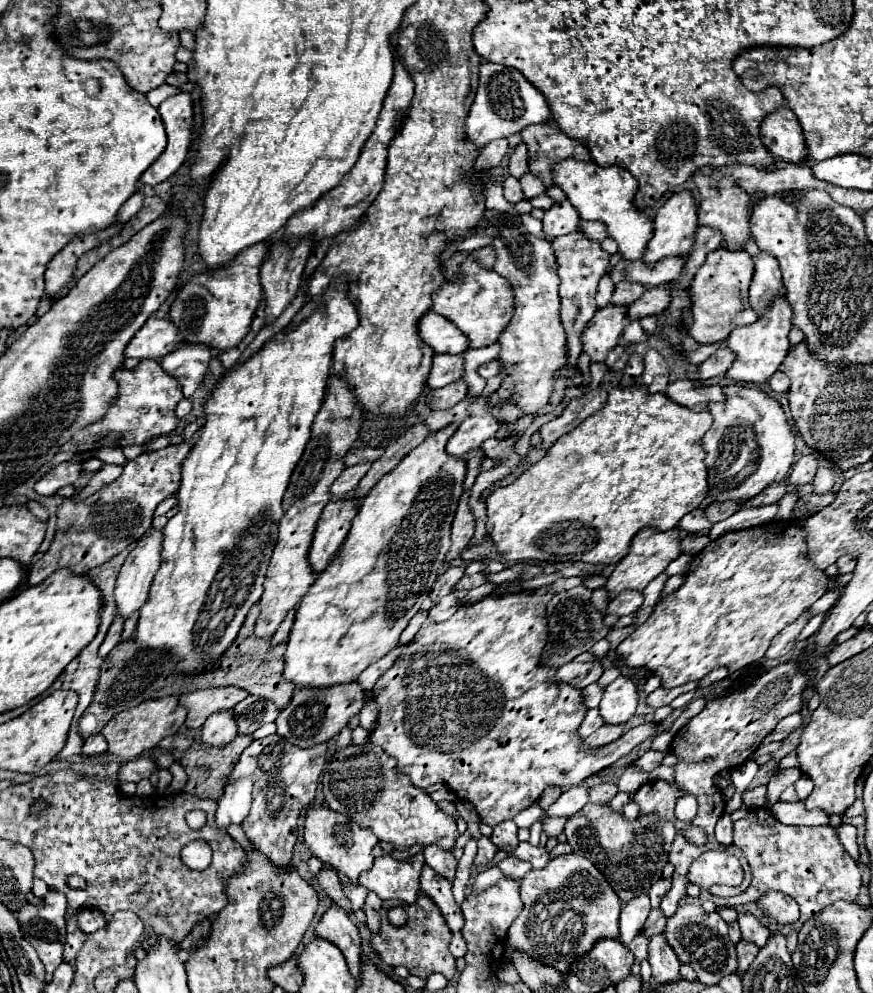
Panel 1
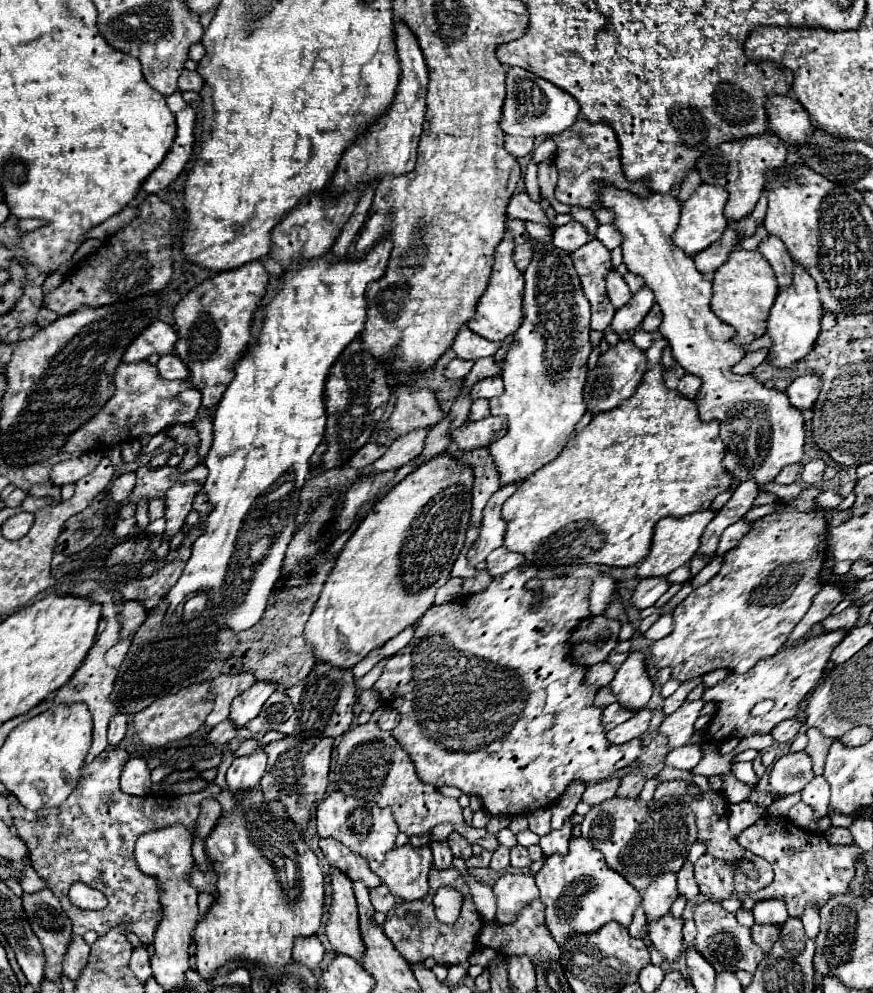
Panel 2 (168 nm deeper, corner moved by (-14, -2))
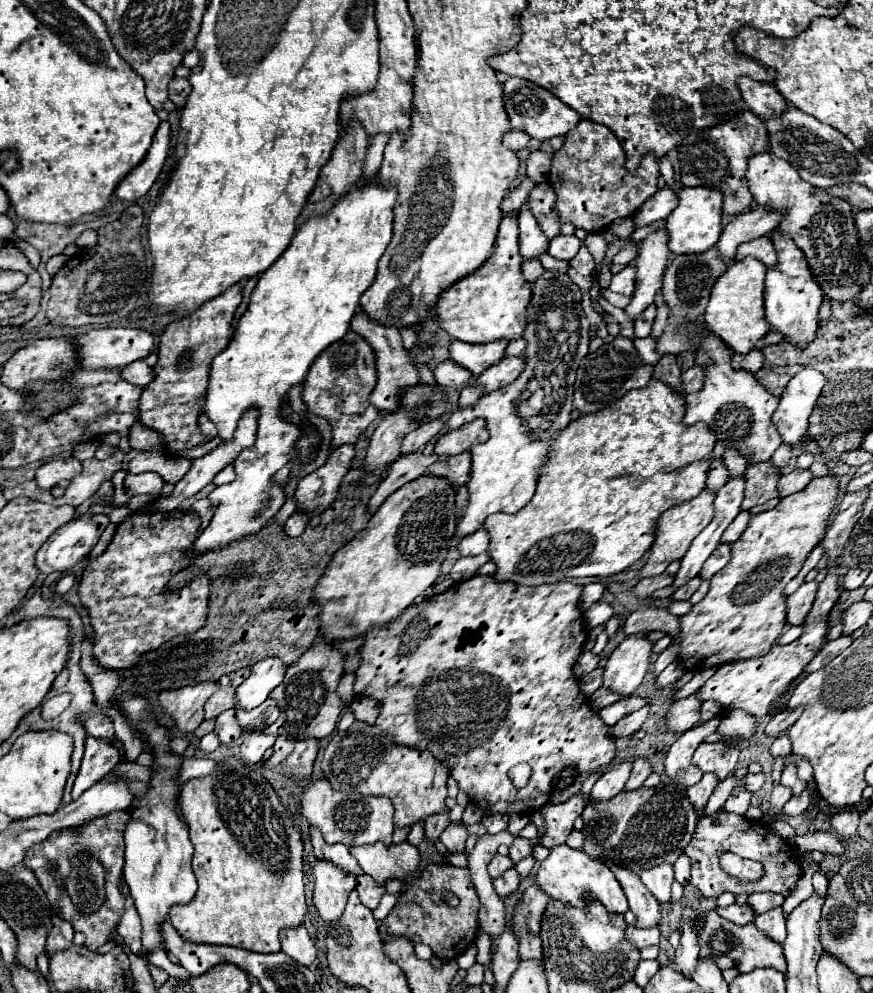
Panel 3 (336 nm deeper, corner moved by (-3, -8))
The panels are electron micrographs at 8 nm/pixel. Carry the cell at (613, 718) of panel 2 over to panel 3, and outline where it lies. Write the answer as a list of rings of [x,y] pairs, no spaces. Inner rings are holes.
[[[630,695],[630,697],[622,697],[622,699],[618,699],[616,703],[612,703],[612,705],[604,707],[604,709],[600,709],[598,715],[600,715],[600,719],[602,719],[608,727],[612,727],[612,725],[616,725],[622,717],[626,717],[628,713],[632,713],[632,711],[644,707],[646,703],[648,703],[648,699],[638,697],[638,695]]]

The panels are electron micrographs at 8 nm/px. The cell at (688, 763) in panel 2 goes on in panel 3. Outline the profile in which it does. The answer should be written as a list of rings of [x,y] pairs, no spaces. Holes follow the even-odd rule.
[[[728,737],[716,743],[702,743],[694,753],[694,763],[700,771],[716,773],[720,781],[724,781],[736,767],[740,755],[740,743],[730,743]]]

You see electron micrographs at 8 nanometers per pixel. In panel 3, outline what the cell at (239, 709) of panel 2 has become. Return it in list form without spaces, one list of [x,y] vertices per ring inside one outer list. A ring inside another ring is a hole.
[[[268,657],[252,665],[252,675],[240,685],[236,693],[236,707],[252,709],[262,705],[264,699],[284,681],[286,665],[278,657]]]

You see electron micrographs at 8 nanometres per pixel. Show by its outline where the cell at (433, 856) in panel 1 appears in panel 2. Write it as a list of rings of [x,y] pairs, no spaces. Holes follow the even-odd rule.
[[[451,833],[449,839],[447,839],[447,843],[449,843],[451,853],[453,853],[455,857],[461,857],[463,861],[469,861],[469,857],[473,857],[473,853],[471,853],[471,845],[469,845],[467,839],[463,839],[461,835]]]

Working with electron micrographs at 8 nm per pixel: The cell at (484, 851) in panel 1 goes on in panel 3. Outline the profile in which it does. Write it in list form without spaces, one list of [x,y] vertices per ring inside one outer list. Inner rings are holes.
[[[496,855],[492,861],[490,861],[490,865],[488,865],[488,871],[490,871],[490,877],[492,879],[498,879],[498,877],[502,877],[508,869],[512,869],[514,867],[514,863],[510,861],[510,857],[504,857],[504,855]]]

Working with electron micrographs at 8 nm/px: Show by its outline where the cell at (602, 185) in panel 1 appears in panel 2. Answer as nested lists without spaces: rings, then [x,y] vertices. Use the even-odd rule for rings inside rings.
[[[595,183],[599,201],[615,213],[613,227],[623,235],[623,263],[627,269],[639,277],[643,277],[645,285],[653,291],[655,303],[663,311],[663,323],[659,325],[659,333],[671,343],[675,361],[691,375],[697,375],[703,385],[699,389],[699,395],[695,397],[695,403],[699,407],[701,419],[717,419],[721,421],[721,441],[725,443],[725,459],[723,467],[727,473],[737,481],[753,479],[759,487],[771,483],[781,469],[789,465],[799,465],[803,461],[803,445],[805,445],[805,423],[799,409],[795,409],[787,395],[777,389],[767,389],[763,383],[759,383],[753,375],[735,375],[731,373],[731,367],[745,355],[741,345],[733,345],[729,339],[733,335],[733,329],[717,319],[717,315],[711,311],[709,303],[713,297],[713,285],[695,269],[693,259],[683,255],[683,251],[675,251],[671,247],[671,235],[677,229],[681,205],[679,201],[669,193],[649,193],[647,197],[639,197],[631,191],[617,189],[611,183]]]

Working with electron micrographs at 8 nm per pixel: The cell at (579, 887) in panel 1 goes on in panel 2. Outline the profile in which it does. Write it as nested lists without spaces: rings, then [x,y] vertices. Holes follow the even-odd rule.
[[[583,837],[569,841],[567,857],[545,859],[535,881],[541,891],[539,899],[545,905],[545,925],[559,947],[563,947],[569,937],[577,933],[591,935],[611,921],[629,927],[641,899],[641,895],[619,873],[603,863],[603,855]]]

